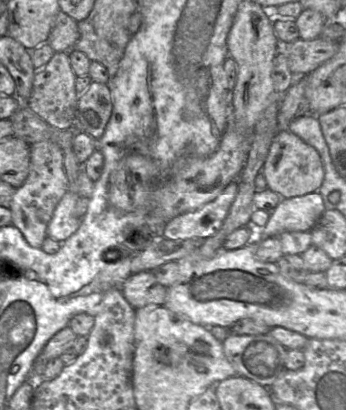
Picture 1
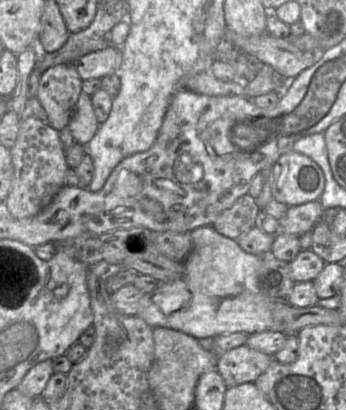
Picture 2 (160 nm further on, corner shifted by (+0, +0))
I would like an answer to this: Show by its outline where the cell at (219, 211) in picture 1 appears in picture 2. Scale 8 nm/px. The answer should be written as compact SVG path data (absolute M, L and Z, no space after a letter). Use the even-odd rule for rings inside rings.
M248 193L241 196L231 208L224 210L212 223L222 236L238 240L252 227L259 225L262 212Z

